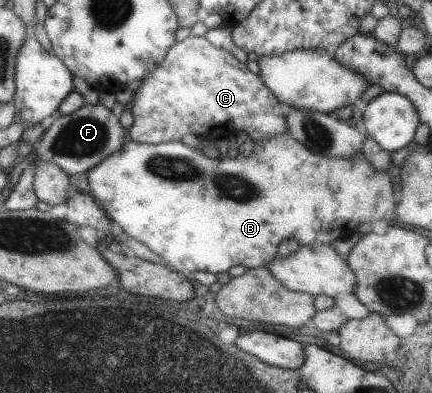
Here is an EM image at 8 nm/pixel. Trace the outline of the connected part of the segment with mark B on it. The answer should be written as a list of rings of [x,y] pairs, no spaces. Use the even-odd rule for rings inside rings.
[[[287,131],[270,135],[265,139],[253,141],[253,150],[249,156],[243,157],[239,153],[235,158],[206,157],[198,147],[189,147],[180,141],[167,141],[165,143],[143,144],[126,139],[117,152],[111,153],[97,165],[88,169],[83,175],[87,178],[91,195],[99,207],[102,207],[116,227],[117,231],[127,233],[151,252],[156,253],[163,259],[171,270],[182,274],[192,271],[206,271],[207,273],[223,273],[233,265],[242,265],[246,268],[266,267],[269,260],[272,260],[277,253],[277,247],[283,239],[297,239],[299,247],[311,245],[312,243],[323,243],[333,247],[333,242],[339,238],[347,238],[351,233],[361,233],[360,223],[367,223],[373,219],[382,219],[385,213],[394,213],[397,205],[397,188],[391,182],[391,177],[385,170],[376,172],[373,166],[363,158],[361,151],[354,153],[352,157],[331,157],[326,158],[309,151],[302,143],[295,141]]]

